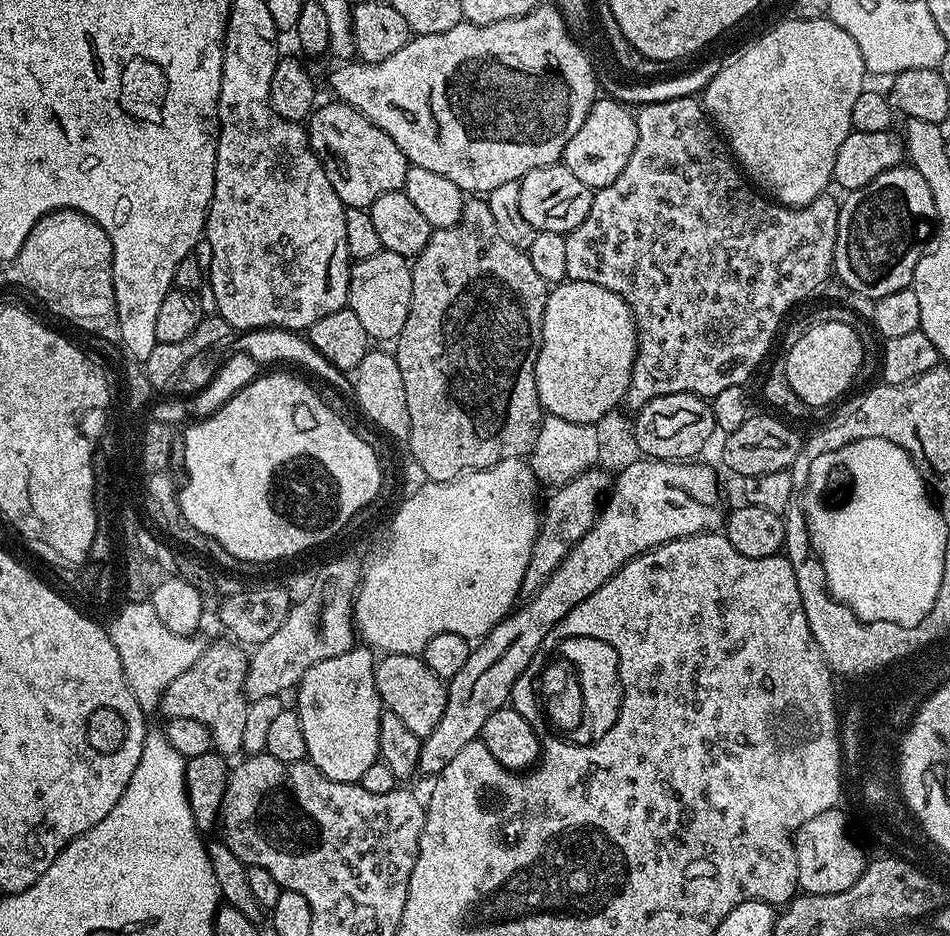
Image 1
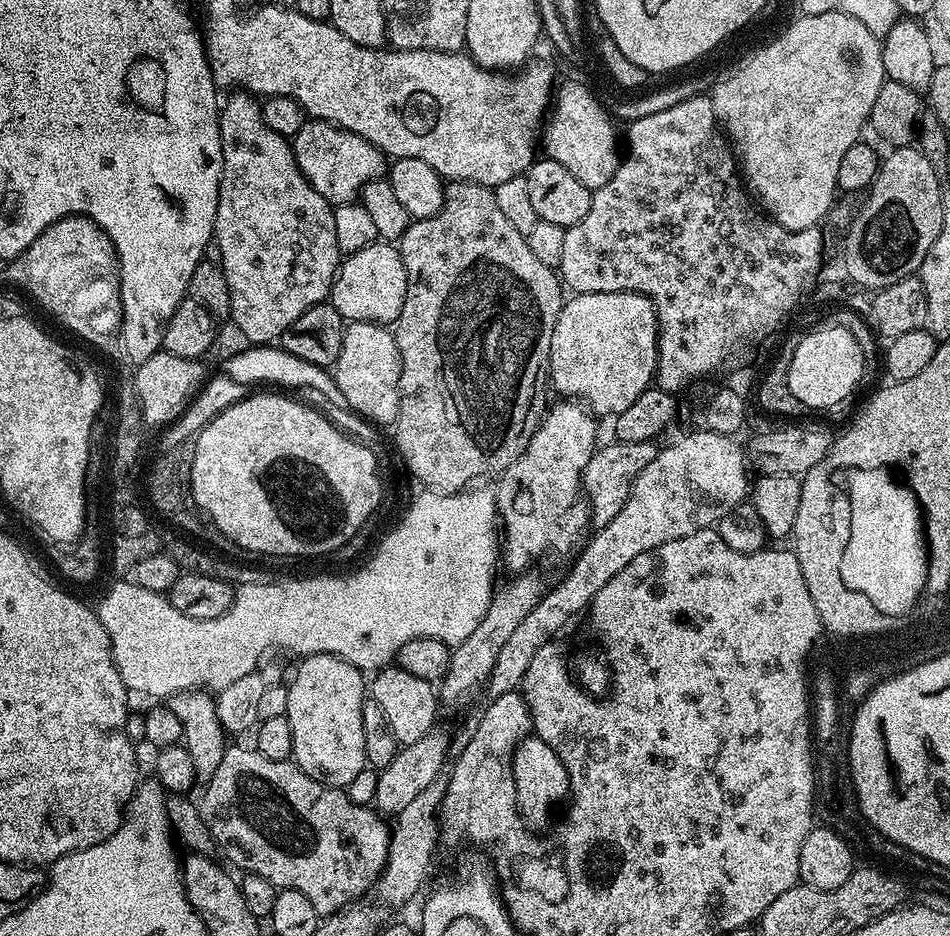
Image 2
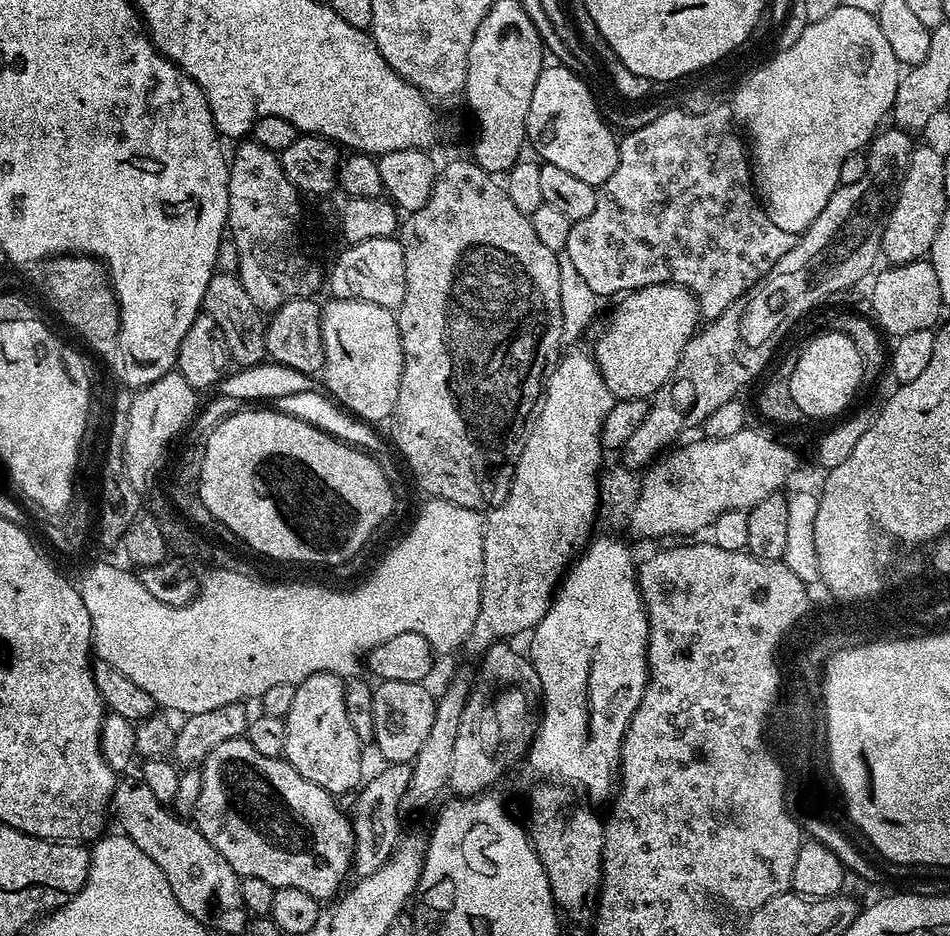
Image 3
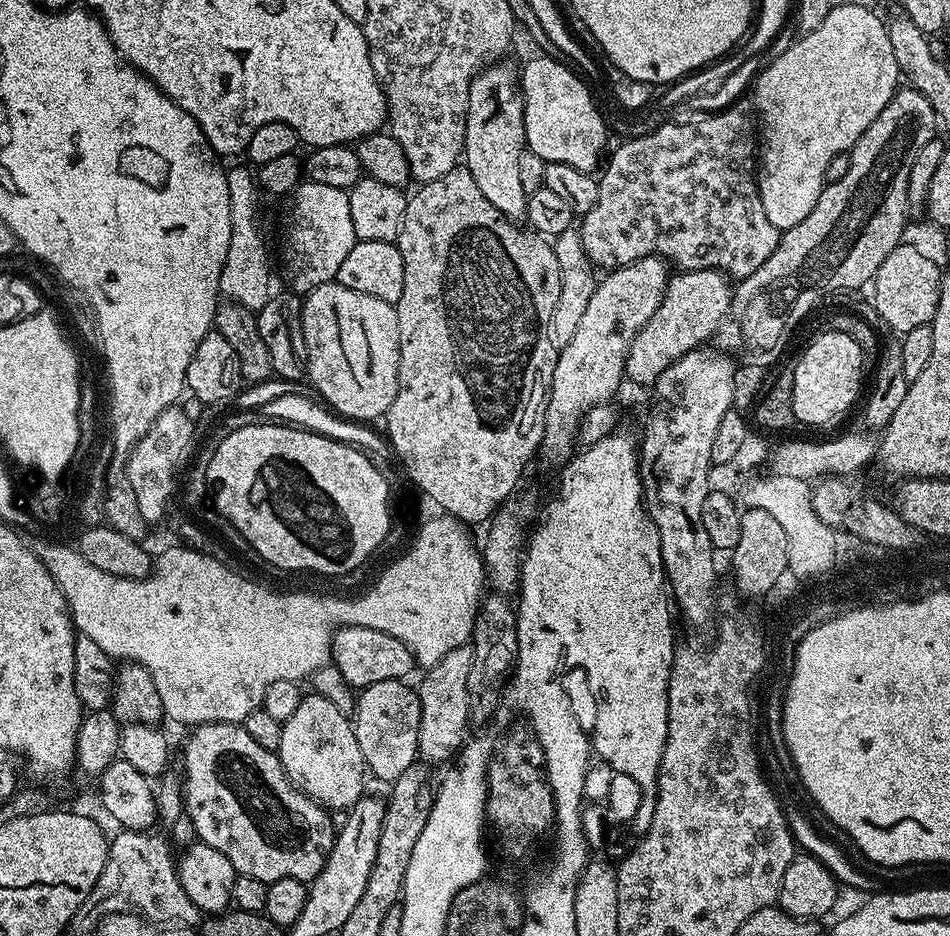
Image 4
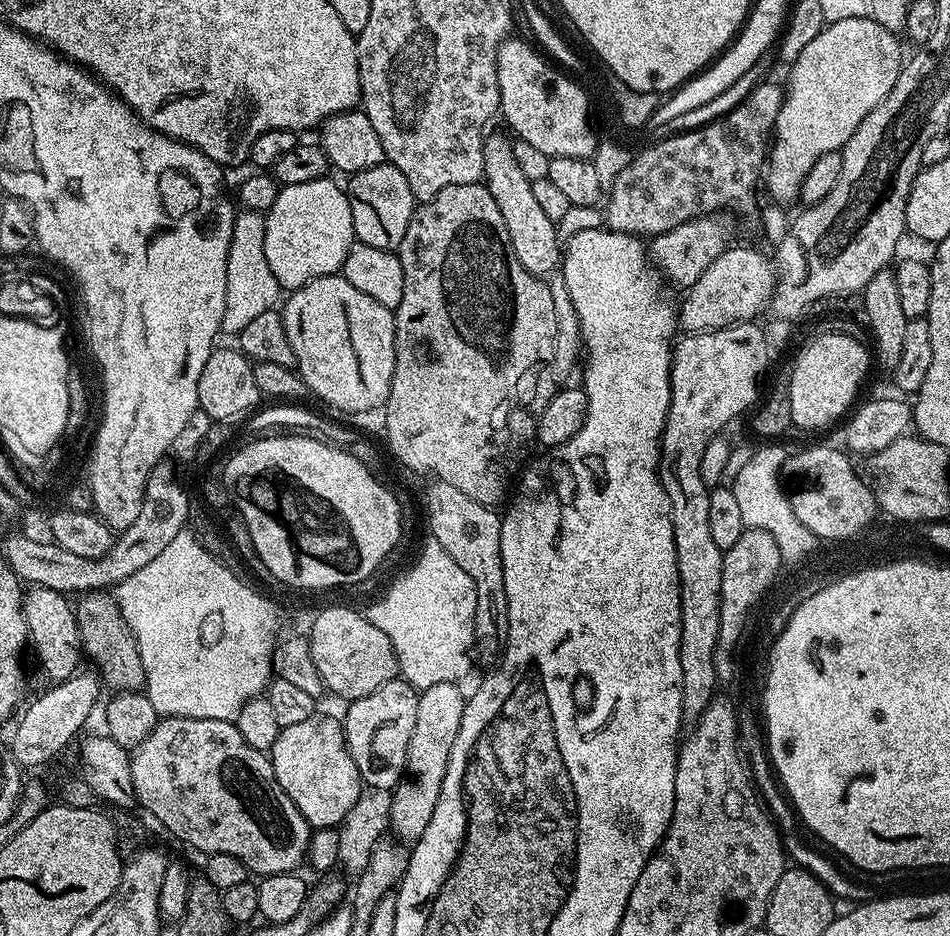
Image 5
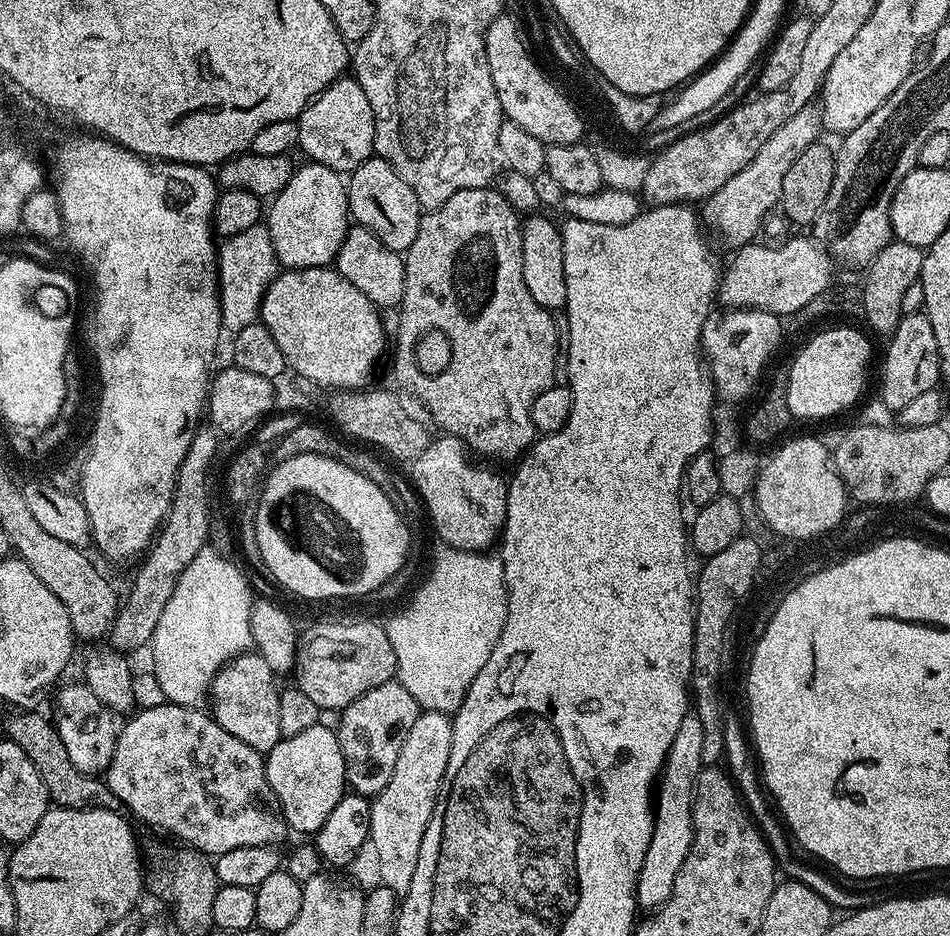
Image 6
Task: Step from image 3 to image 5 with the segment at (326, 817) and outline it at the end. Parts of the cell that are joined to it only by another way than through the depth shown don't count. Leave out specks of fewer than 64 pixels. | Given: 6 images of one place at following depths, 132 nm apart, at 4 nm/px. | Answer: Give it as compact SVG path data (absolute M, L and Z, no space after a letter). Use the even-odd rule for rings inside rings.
M166 716L157 719L154 730L150 730L148 737L140 743L139 748L131 753L131 757L130 778L134 778L136 804L140 806L145 804L148 807L149 814L166 831L173 832L182 843L197 848L198 851L204 852L203 854L234 854L234 858L238 858L247 866L249 873L256 875L257 872L257 877L260 878L282 874L283 872L296 872L299 869L299 864L303 865L305 863L310 835L306 818L302 818L298 806L294 806L294 802L290 802L290 798L282 790L282 786L278 786L278 778L274 774L274 766L269 753L254 750L254 746L250 746L250 742L246 742L246 738L242 738L242 734L236 729L233 721L211 720L210 718L182 718L181 716Z

